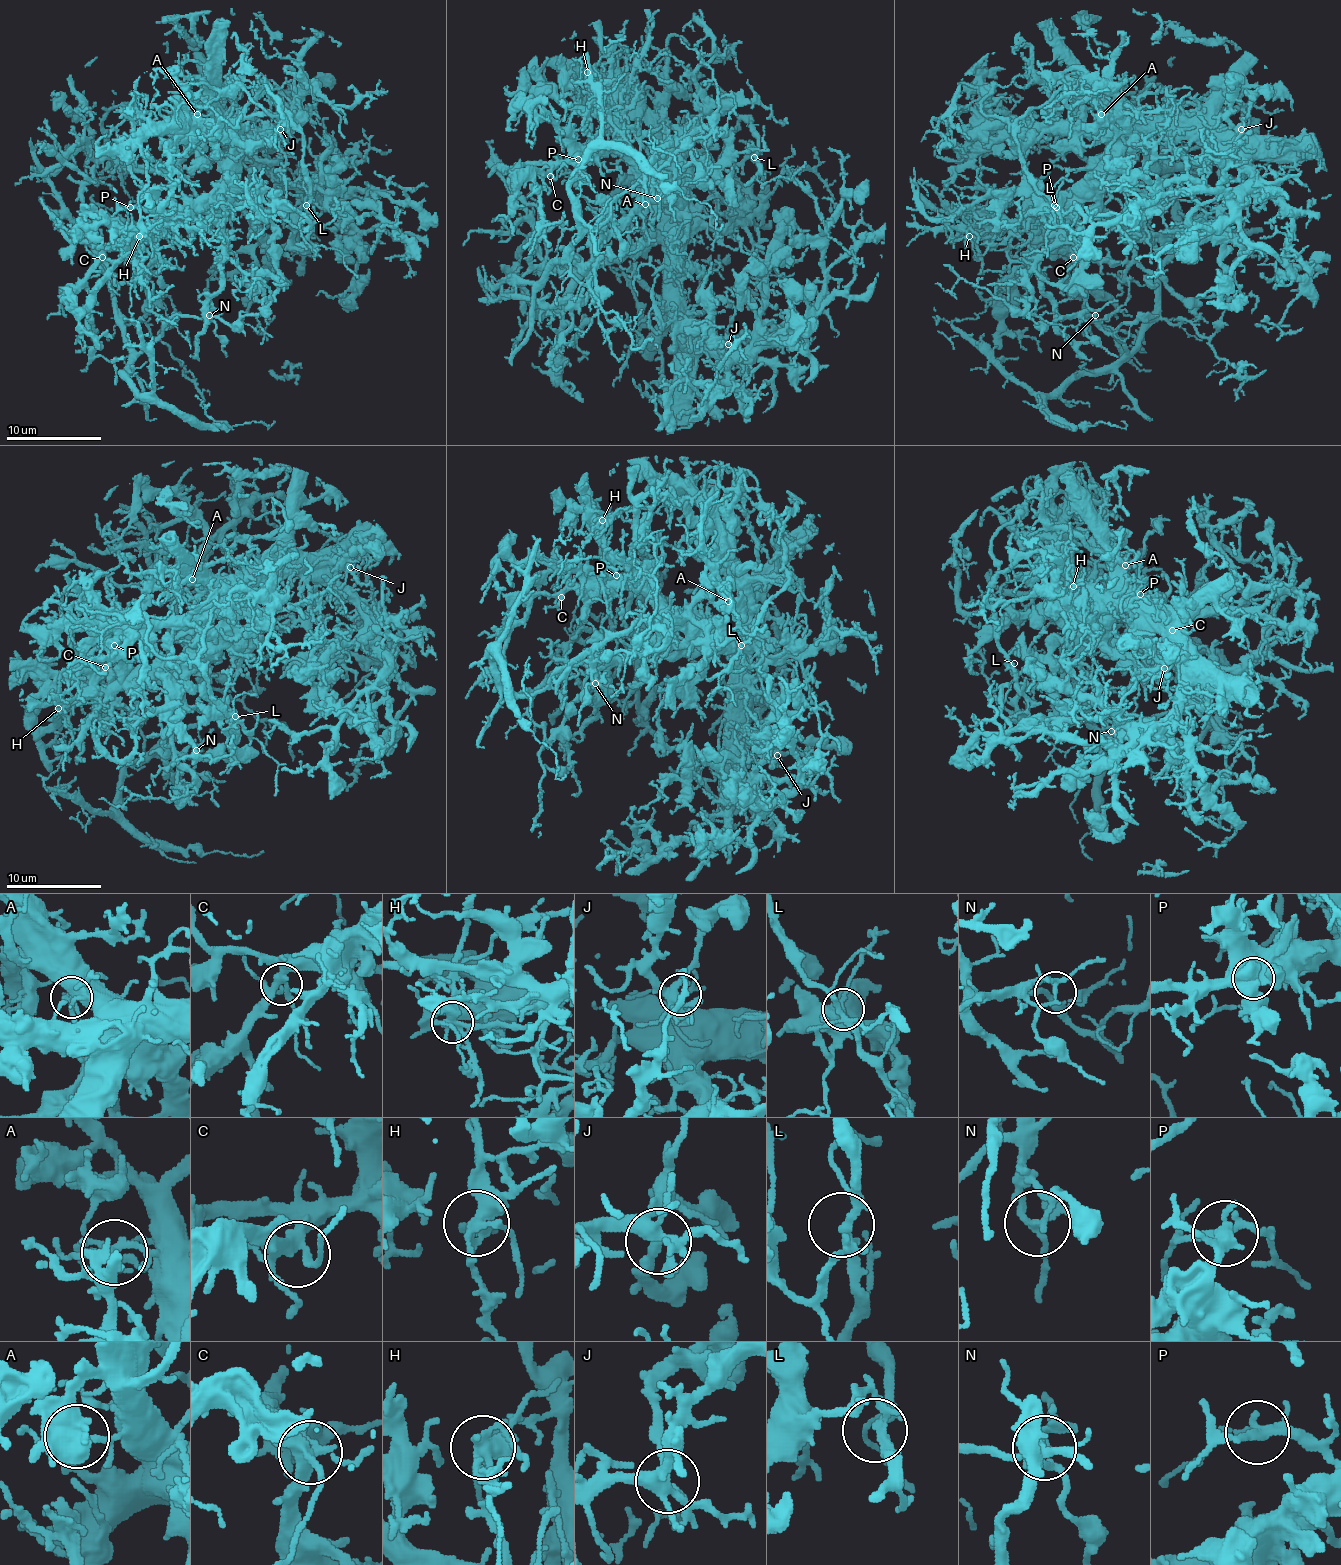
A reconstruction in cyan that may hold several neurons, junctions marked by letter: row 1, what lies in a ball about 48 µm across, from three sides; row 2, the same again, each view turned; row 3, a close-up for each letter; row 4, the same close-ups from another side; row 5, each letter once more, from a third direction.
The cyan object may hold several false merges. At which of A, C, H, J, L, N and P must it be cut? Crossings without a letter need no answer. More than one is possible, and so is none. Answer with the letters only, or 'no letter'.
H, N

